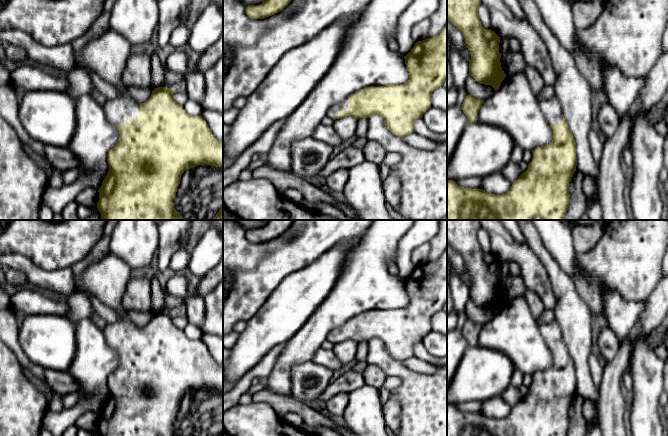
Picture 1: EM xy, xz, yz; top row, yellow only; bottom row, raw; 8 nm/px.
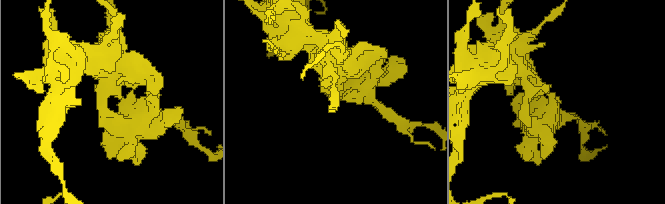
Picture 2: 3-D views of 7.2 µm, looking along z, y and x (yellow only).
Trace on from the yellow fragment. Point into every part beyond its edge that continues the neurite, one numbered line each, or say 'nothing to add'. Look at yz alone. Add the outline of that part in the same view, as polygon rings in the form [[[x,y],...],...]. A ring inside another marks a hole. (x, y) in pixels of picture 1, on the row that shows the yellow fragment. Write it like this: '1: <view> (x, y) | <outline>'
1: yz (551, 108) | [[[556,96],[540,101],[540,109],[549,124],[561,124],[562,107]]]

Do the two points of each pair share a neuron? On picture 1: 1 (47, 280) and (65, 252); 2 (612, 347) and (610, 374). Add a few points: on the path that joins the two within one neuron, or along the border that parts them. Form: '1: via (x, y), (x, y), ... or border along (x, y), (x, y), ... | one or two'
1: border along (31, 261), (46, 270), (70, 268) | two
2: border along (621, 344), (616, 355), (607, 362) | two

